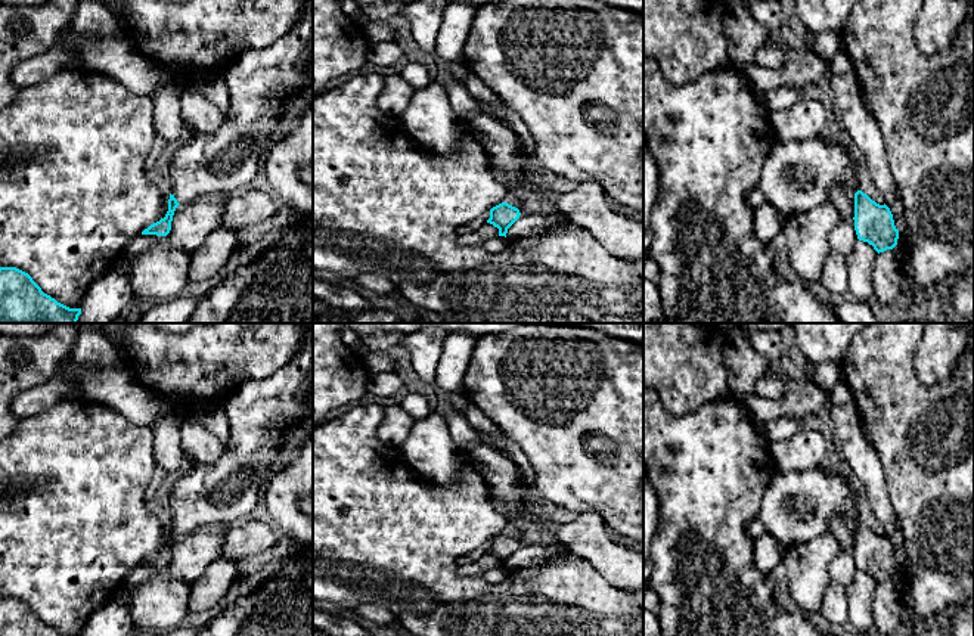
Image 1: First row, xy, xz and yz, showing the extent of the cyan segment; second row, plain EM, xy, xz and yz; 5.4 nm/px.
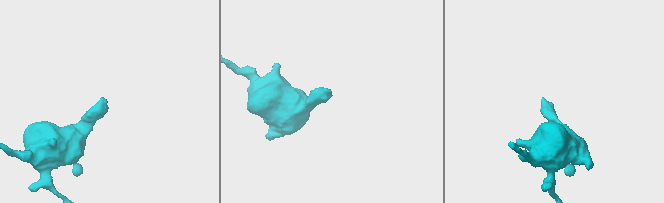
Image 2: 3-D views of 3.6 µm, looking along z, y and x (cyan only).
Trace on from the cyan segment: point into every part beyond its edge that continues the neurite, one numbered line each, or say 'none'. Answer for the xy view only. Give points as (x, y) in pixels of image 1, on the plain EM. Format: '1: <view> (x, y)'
1: xy (210, 498)

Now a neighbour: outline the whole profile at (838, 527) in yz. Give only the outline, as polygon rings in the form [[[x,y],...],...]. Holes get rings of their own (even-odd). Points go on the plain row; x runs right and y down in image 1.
[[[832,516],[828,522],[828,533],[837,539],[841,552],[854,547],[854,524],[850,524],[844,516]]]

